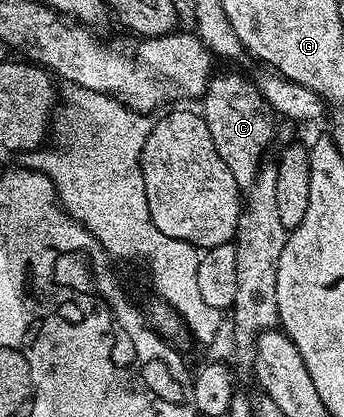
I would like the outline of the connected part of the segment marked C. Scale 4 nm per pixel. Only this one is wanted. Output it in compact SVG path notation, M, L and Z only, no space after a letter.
M217 74L204 92L202 102L202 114L210 129L210 137L214 137L218 157L226 161L226 169L230 169L239 187L252 187L266 159L264 150L272 143L272 107L260 94L259 86L255 82L247 83L240 75Z

